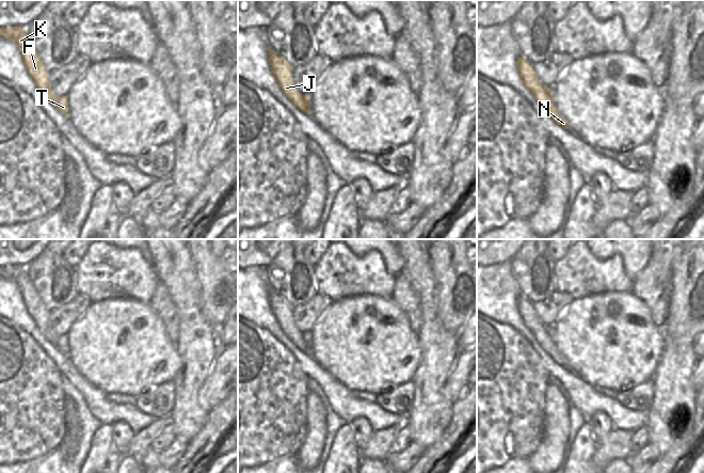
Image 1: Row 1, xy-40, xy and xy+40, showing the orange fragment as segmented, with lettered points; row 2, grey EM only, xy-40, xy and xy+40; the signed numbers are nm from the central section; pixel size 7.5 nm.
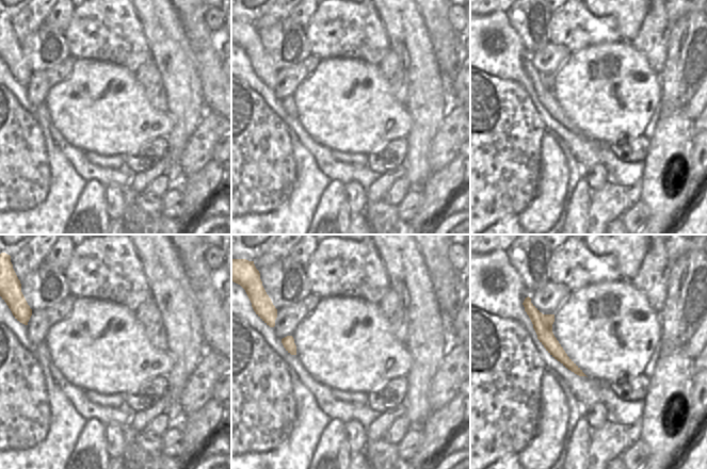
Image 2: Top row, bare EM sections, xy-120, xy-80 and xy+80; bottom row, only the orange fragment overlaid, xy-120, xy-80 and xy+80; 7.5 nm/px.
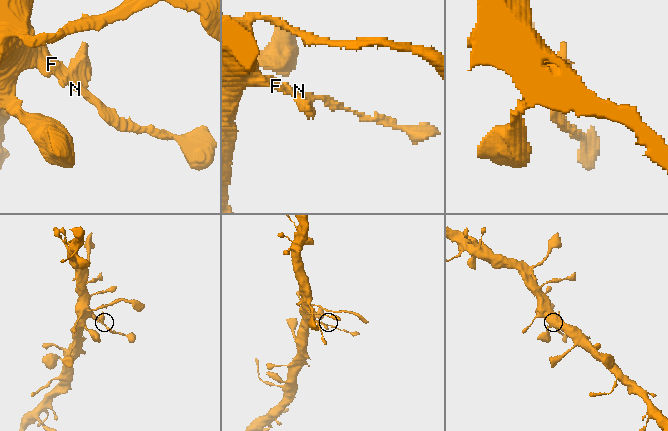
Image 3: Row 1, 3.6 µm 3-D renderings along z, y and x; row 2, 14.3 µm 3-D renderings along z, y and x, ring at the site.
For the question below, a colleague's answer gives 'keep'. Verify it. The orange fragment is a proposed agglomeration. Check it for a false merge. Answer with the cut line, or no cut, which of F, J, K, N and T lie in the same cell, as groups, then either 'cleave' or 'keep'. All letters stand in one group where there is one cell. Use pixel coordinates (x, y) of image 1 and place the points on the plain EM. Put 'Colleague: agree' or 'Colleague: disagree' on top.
Colleague: agree
no cut | F J K N T | keep

